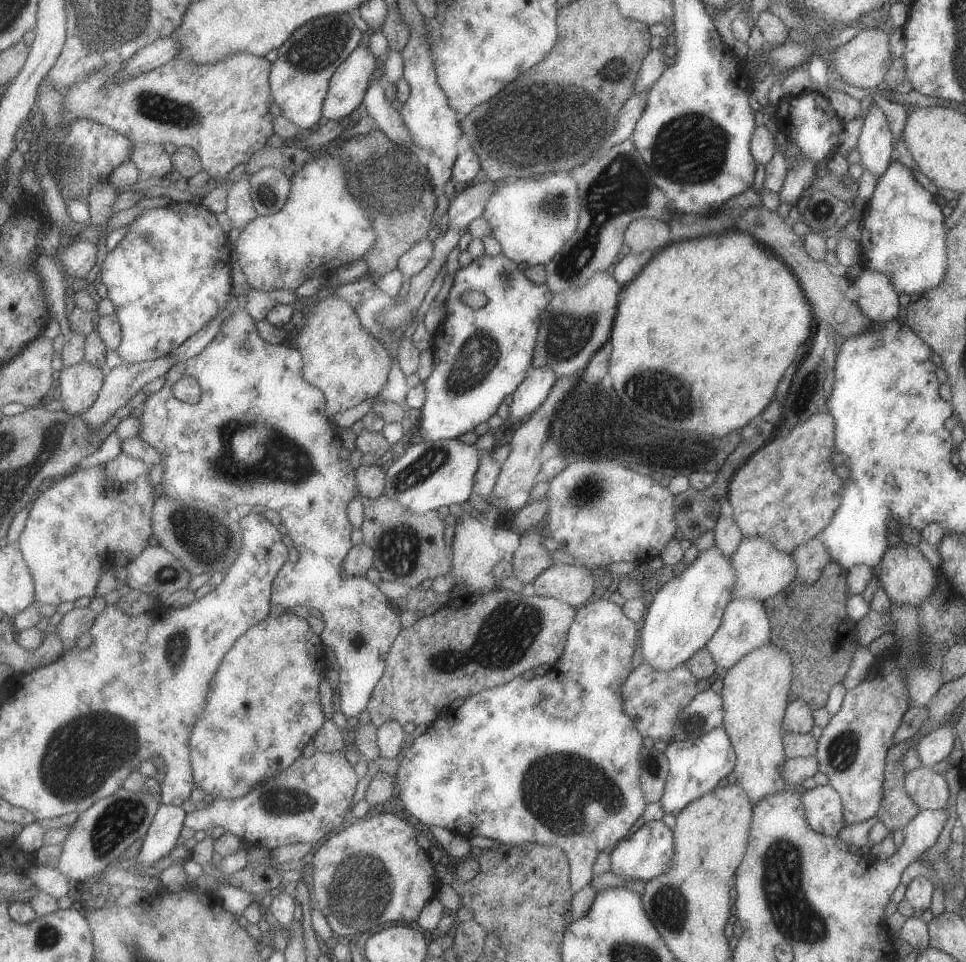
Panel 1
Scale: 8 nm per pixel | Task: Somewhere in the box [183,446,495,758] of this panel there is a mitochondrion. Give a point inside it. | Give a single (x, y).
(398, 548)

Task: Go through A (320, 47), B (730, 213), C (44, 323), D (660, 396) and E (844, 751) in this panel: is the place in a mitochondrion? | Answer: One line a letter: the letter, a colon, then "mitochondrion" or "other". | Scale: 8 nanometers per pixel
A: mitochondrion
B: other
C: other
D: mitochondrion
E: mitochondrion

